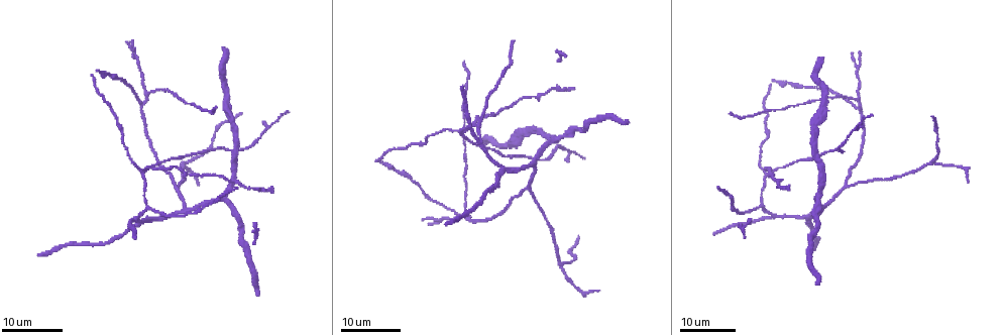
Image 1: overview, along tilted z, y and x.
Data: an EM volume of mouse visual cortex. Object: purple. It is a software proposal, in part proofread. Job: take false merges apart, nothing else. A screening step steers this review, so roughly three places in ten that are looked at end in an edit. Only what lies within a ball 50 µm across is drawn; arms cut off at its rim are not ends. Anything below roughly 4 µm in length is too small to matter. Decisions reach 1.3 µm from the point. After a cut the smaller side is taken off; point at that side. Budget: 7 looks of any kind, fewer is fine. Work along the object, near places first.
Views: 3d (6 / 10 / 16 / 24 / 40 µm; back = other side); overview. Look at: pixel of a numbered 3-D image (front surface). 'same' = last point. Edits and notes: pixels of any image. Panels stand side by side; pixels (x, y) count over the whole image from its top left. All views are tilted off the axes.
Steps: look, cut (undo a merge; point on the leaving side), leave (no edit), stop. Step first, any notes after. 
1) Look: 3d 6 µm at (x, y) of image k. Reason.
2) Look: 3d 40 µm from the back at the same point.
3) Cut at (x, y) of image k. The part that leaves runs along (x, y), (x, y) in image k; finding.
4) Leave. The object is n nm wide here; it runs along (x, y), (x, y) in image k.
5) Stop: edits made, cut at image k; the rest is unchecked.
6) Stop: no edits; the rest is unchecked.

Look: 3d 16 µm at (557, 147) of image 1. A narrow waist.

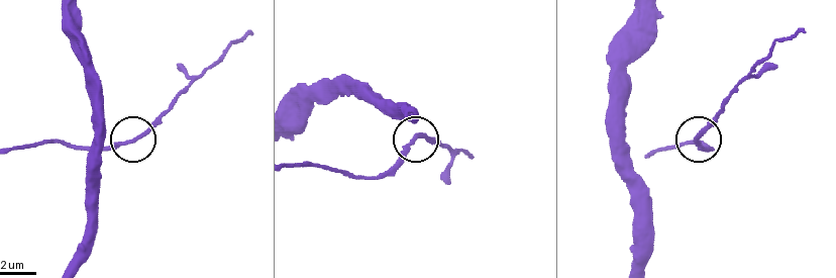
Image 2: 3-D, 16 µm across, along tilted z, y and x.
Look: 3d 6 µm at (123, 142) of image 2. Zoom in.

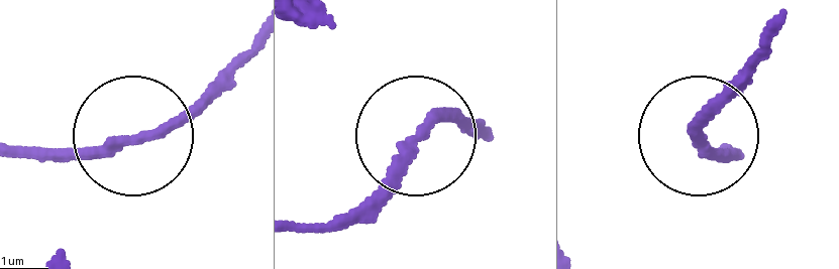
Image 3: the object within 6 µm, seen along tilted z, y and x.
Cut at (186, 113) of image 3. The part that leaves runs along (121, 140), (203, 112), (248, 56) in image 3; a second cell is stuck on.

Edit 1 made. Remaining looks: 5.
Look: 3d 24 µm at (844, 186) of image 1. Side arm on a straight run.

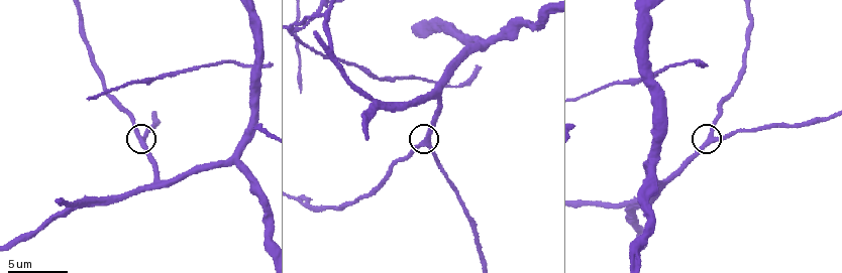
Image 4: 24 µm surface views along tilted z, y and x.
Look: 3d 10 µm at (423, 142) of image 4.

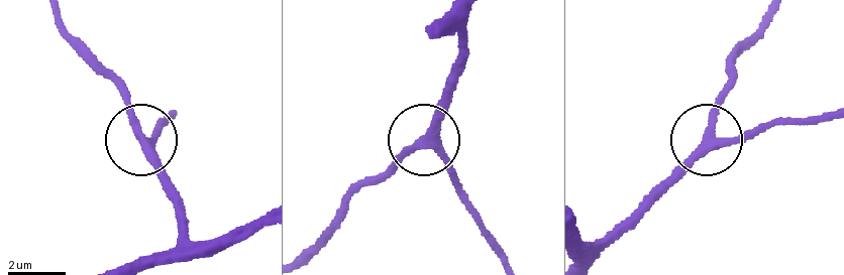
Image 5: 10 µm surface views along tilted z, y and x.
Leave. It runs along (446, 36), (460, 36), (461, 50), (425, 138), (475, 209) in image 5; continuous, no second cell.

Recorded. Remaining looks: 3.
Look: 3d 16 µm at (306, 203) of image 4. Arms run side by side.

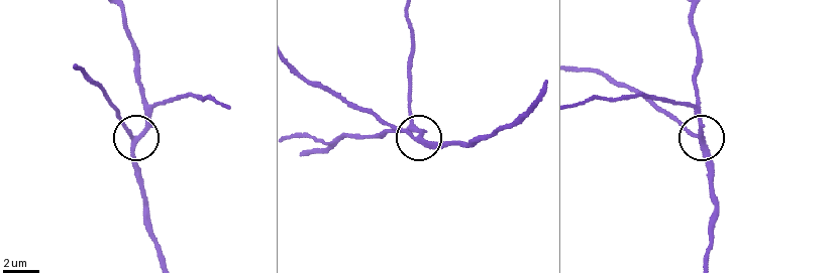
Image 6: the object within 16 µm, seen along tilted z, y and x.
Look: 3d 6 µm at (701, 136) of image 6. Zoom in.

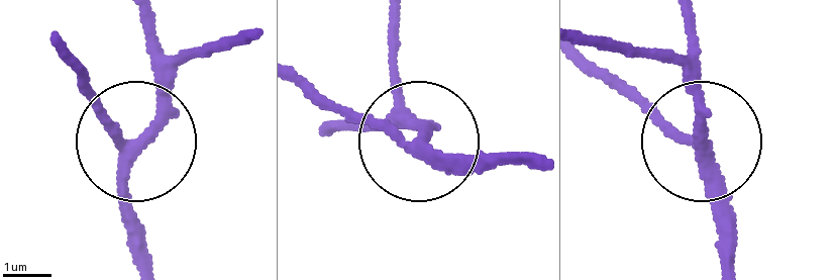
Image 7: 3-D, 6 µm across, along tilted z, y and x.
Leave. The side arm is 20 µm long; it runs along (529, 165), (424, 154), (314, 86) in image 7; all the same cell.

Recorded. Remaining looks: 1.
Look: 3d 10 µm at (628, 208) of image 4. A fork.

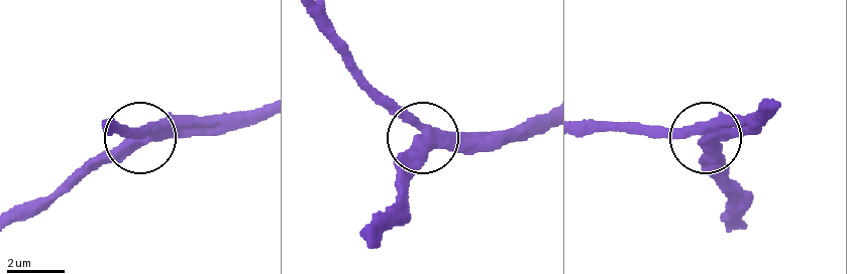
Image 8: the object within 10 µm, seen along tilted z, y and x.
Leave. 3 arms meet here; it runs along (242, 110), (164, 119), (65, 193) in image 8; continuous, no second cell.

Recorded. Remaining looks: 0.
Stop: edits made, cut at image 3; the rest is unchecked.

